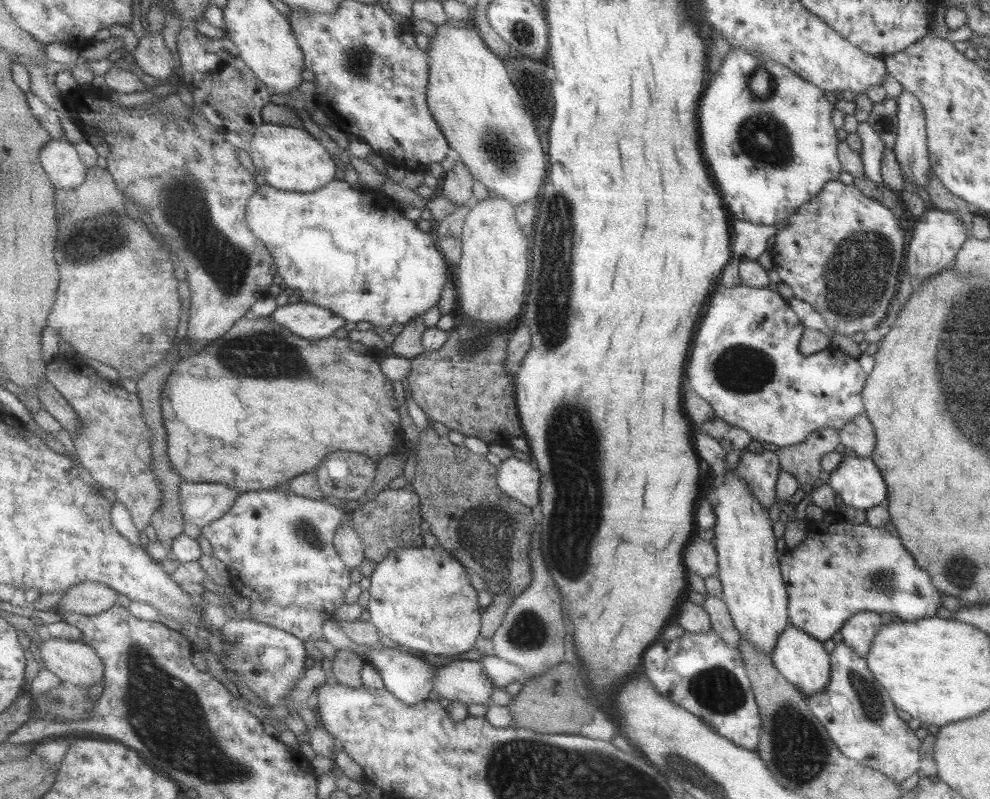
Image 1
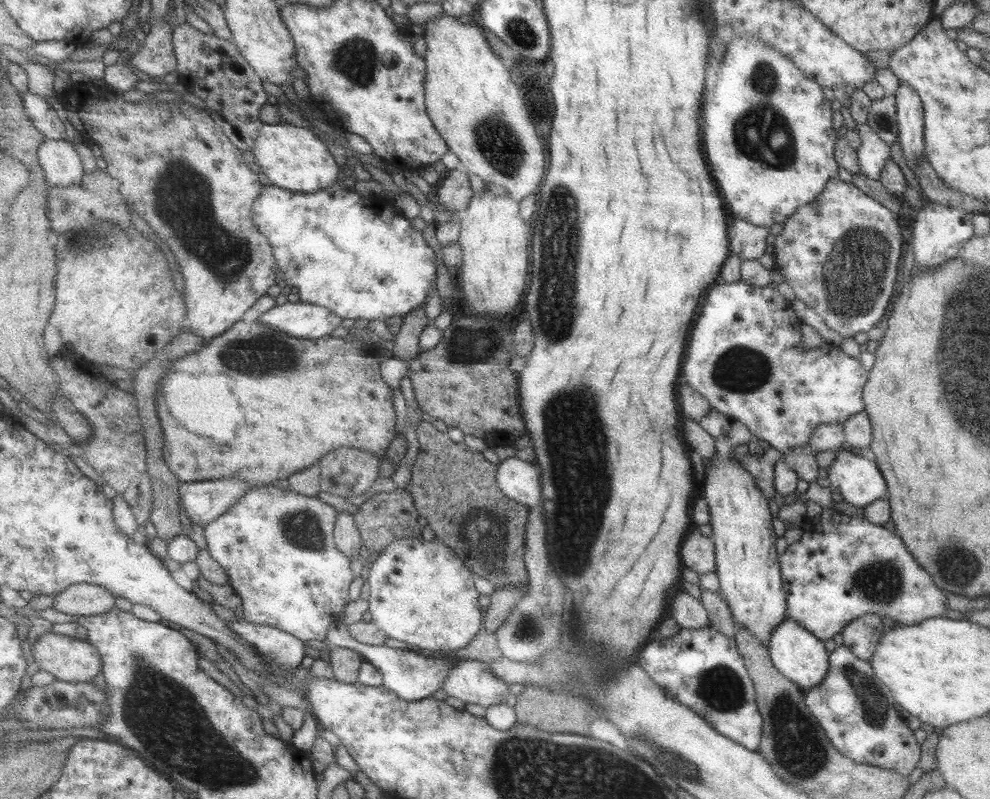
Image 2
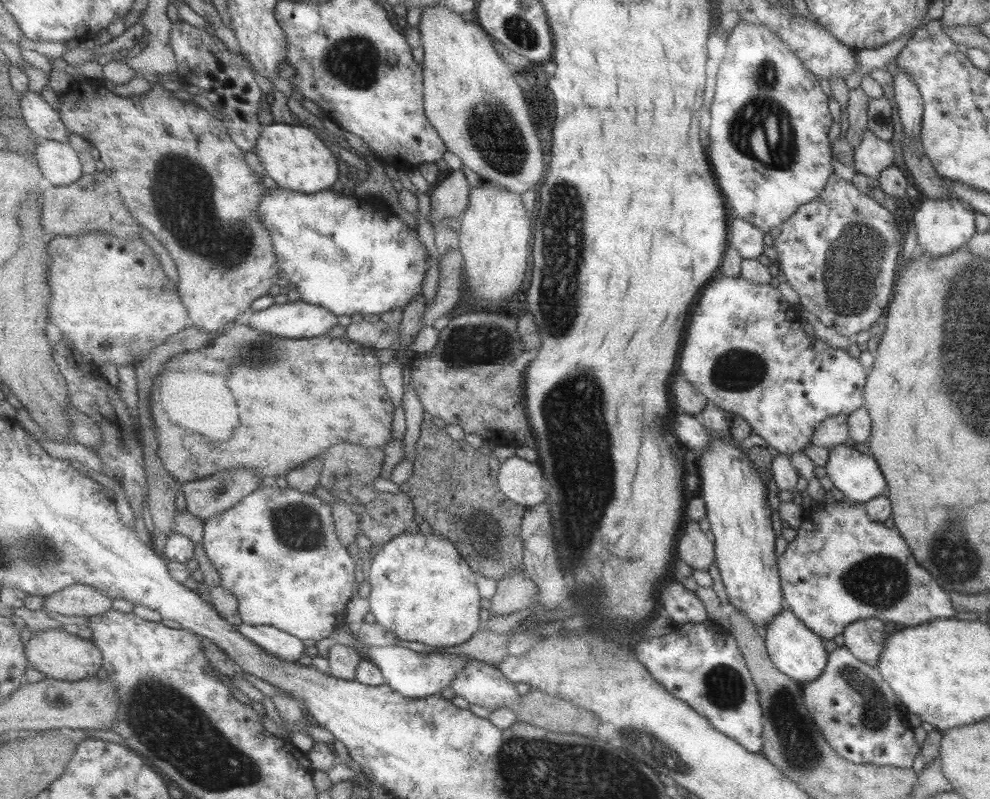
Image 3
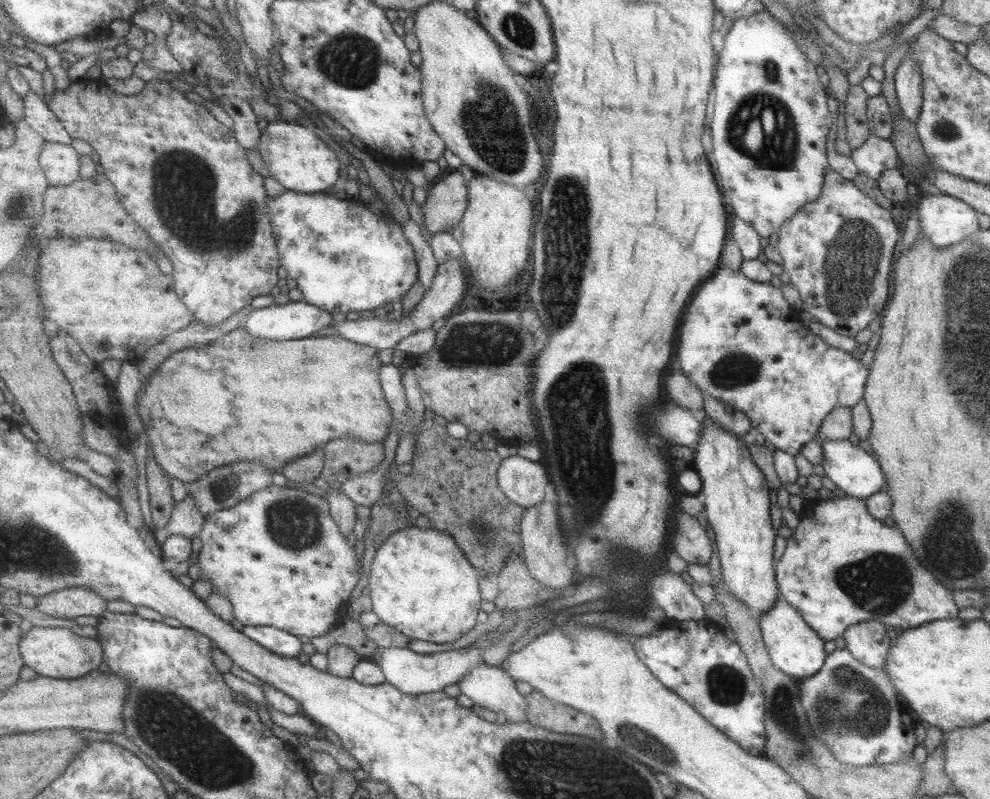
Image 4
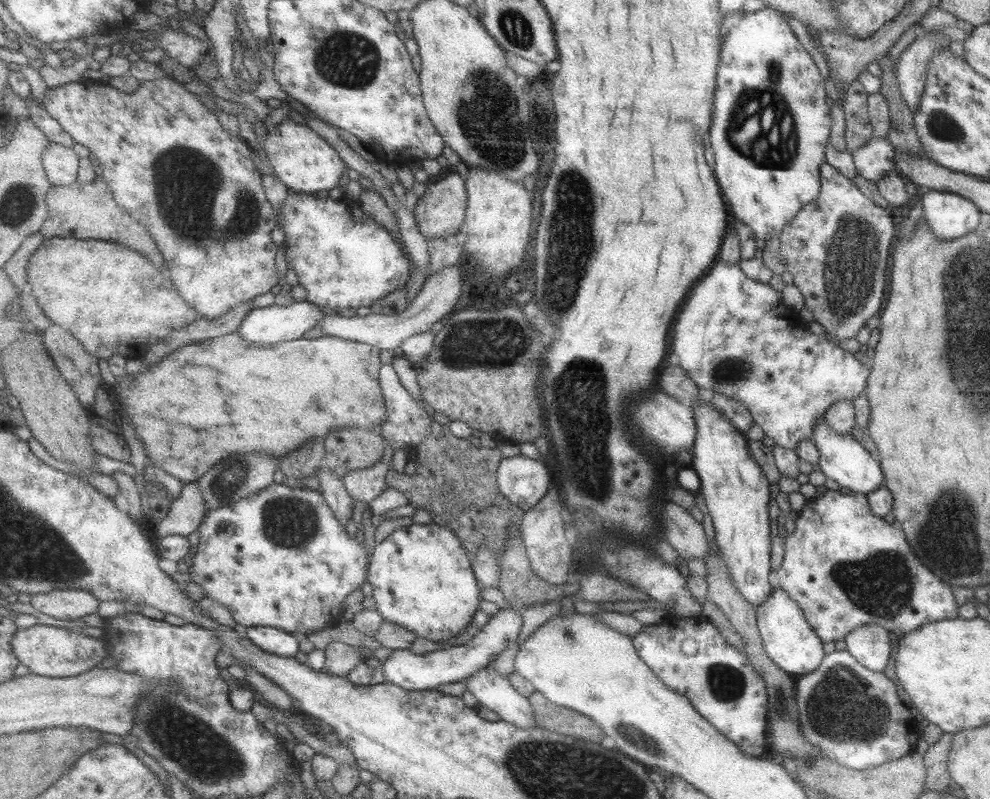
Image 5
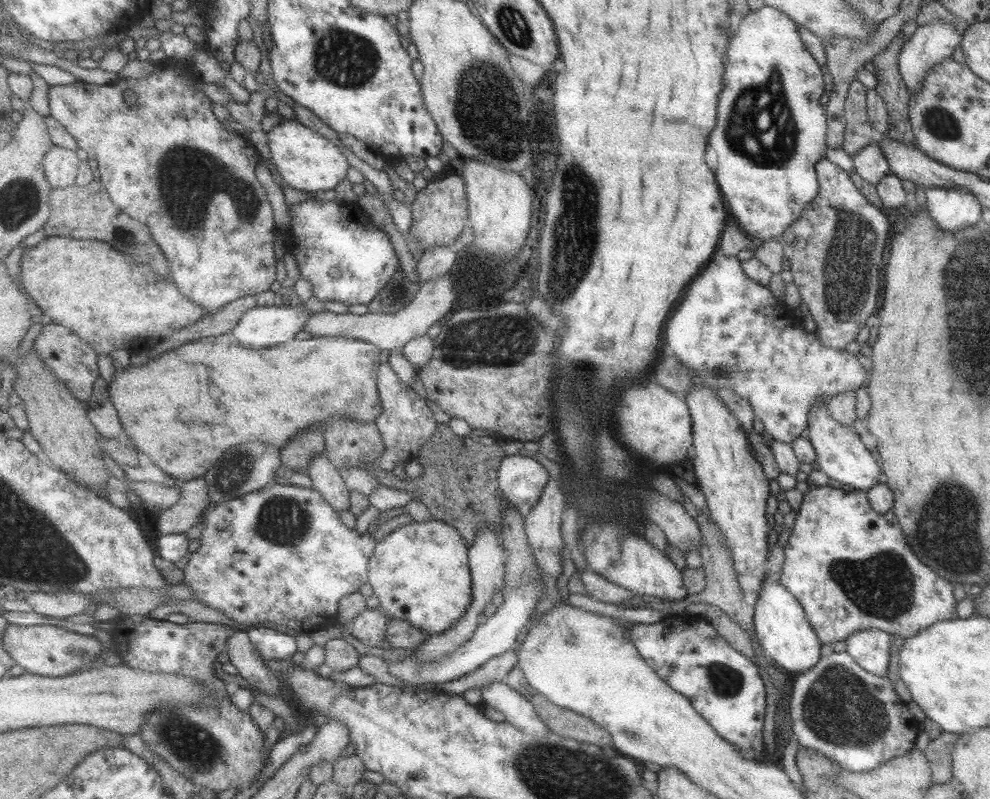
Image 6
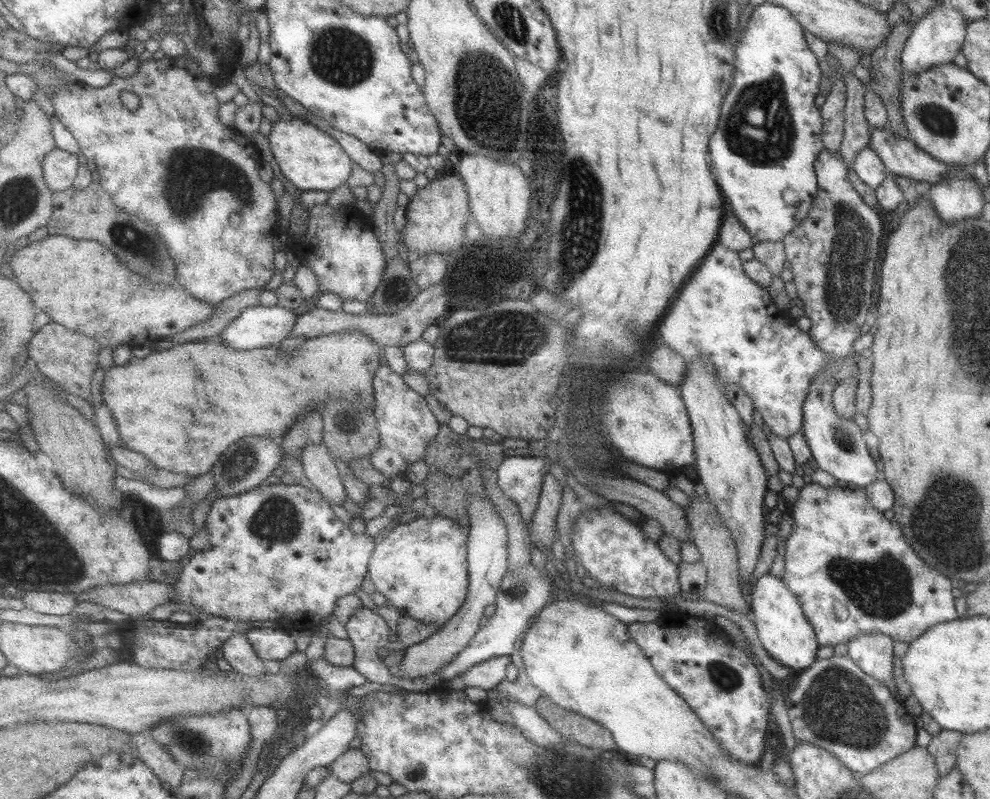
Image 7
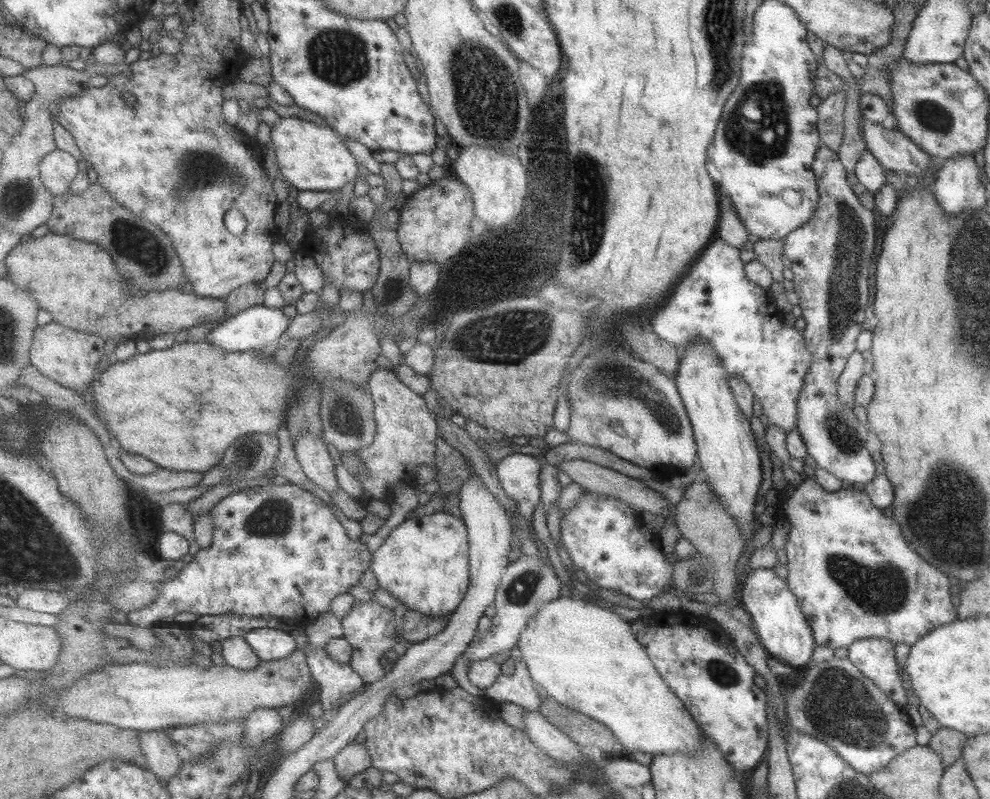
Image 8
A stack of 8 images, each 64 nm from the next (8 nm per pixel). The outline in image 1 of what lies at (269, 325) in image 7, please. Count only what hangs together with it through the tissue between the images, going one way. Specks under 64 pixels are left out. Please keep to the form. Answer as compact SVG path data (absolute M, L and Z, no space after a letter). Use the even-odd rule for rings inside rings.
M304 301L297 304L278 304L270 319L286 326L301 338L331 337L347 324L348 320L330 309Z

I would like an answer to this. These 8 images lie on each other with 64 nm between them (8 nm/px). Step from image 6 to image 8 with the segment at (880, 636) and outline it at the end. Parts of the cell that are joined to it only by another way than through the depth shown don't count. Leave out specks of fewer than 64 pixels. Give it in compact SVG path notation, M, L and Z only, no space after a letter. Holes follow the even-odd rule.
M860 638L846 648L846 656L865 678L873 682L895 704L907 702L897 673L894 644L884 638Z

